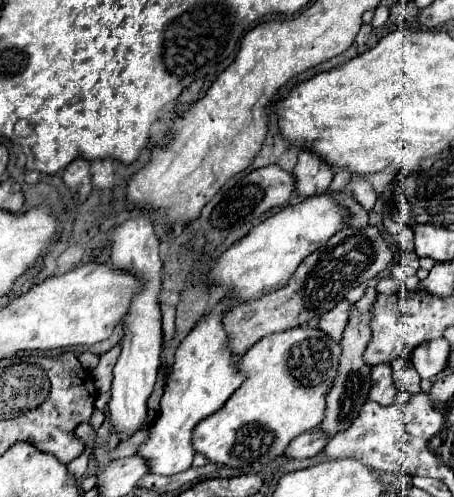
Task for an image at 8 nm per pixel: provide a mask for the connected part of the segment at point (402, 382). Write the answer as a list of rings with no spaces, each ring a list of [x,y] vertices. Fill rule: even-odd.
[[[397,358],[395,360],[395,364],[393,364],[393,370],[395,370],[395,384],[397,384],[397,388],[399,390],[403,390],[403,392],[409,392],[409,394],[417,394],[419,390],[421,390],[421,386],[419,386],[419,374],[415,372],[415,368],[407,362],[407,364],[403,364],[403,368],[399,368],[399,362],[401,358]]]

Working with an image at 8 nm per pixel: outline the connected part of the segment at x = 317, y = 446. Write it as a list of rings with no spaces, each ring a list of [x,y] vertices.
[[[313,430],[313,432],[305,432],[297,438],[293,438],[287,446],[287,450],[283,452],[283,456],[287,458],[295,458],[295,460],[303,460],[303,458],[311,458],[315,454],[319,454],[325,444],[327,444],[329,436],[323,436],[323,432]]]

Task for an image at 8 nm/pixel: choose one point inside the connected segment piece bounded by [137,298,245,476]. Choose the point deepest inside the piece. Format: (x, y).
(204, 374)

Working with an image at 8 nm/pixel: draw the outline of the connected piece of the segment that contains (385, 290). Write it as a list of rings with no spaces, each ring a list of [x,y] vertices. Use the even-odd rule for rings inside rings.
[[[381,278],[377,288],[375,288],[379,294],[395,294],[401,290],[401,286],[393,280],[393,278]]]

